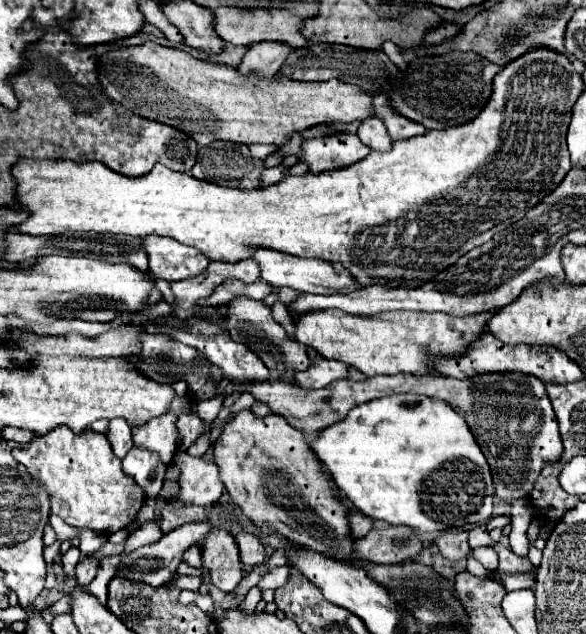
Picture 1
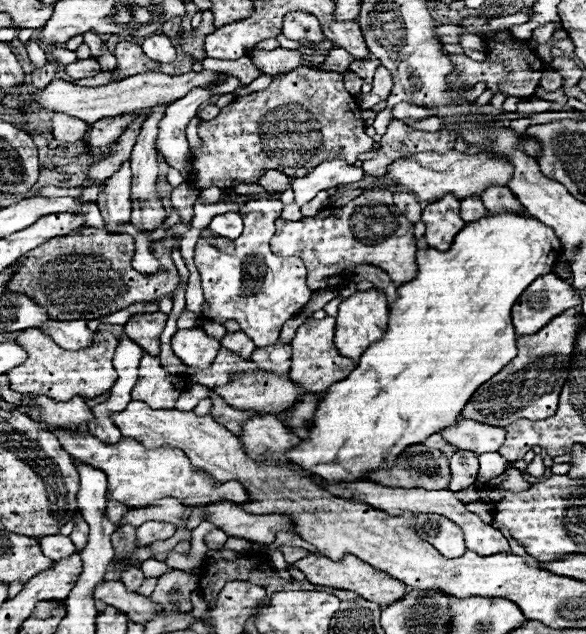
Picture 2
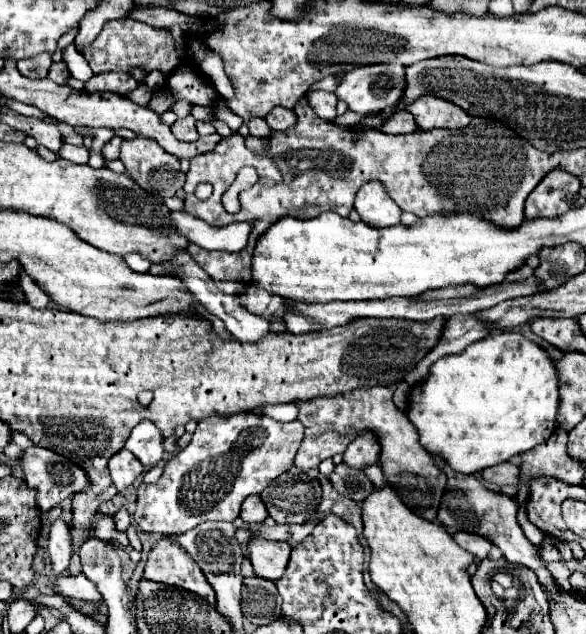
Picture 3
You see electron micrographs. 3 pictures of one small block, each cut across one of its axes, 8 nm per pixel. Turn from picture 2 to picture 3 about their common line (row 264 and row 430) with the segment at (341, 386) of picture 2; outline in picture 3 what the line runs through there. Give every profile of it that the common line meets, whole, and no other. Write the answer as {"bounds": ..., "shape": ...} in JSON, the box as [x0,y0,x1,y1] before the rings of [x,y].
{"bounds":[408,332,558,474],"shape":[[[492,332],[490,336],[486,336],[484,340],[478,340],[474,344],[470,344],[466,350],[462,350],[460,354],[450,354],[450,356],[442,356],[440,360],[436,360],[430,368],[430,376],[426,378],[426,382],[422,386],[414,386],[408,394],[408,418],[410,422],[416,426],[418,434],[420,434],[420,444],[436,456],[442,456],[450,468],[454,468],[456,472],[464,472],[464,474],[476,474],[488,466],[496,466],[504,460],[508,460],[510,456],[516,454],[524,454],[528,450],[532,450],[538,444],[544,444],[554,428],[556,428],[556,414],[558,414],[558,372],[554,362],[550,360],[548,352],[542,350],[540,346],[536,346],[534,342],[526,340],[522,334],[516,332]]]}

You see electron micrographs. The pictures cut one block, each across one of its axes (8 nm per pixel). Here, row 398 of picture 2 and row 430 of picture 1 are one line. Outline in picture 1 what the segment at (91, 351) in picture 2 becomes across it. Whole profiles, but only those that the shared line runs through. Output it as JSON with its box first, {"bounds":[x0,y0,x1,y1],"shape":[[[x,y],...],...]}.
{"bounds":[12,428,146,534],"shape":[[[58,428],[46,436],[38,436],[22,450],[14,450],[12,456],[16,458],[16,462],[26,466],[26,470],[36,478],[36,482],[42,484],[42,488],[50,494],[52,512],[58,514],[70,526],[88,528],[100,534],[114,534],[132,524],[146,502],[144,490],[134,482],[134,478],[128,478],[122,472],[122,462],[112,454],[112,448],[108,446],[108,438],[104,438],[104,434],[84,432],[76,436],[68,428]]]}

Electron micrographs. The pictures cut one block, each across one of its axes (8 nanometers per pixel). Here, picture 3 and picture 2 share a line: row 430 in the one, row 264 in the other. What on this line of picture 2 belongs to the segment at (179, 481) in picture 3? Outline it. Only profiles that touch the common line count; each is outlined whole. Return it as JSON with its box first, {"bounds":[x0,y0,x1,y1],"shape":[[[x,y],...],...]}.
{"bounds":[194,198,312,346],"shape":[[[260,198],[244,204],[240,208],[244,232],[238,240],[234,240],[236,248],[232,254],[210,244],[208,236],[214,236],[210,230],[206,230],[206,236],[200,236],[194,248],[194,264],[200,272],[206,300],[202,316],[218,324],[224,324],[226,320],[238,322],[256,346],[268,346],[276,342],[284,322],[300,312],[312,296],[312,290],[306,286],[304,263],[274,256],[270,252],[268,242],[274,234],[274,222],[280,218],[282,208],[284,204],[276,198]]]}

